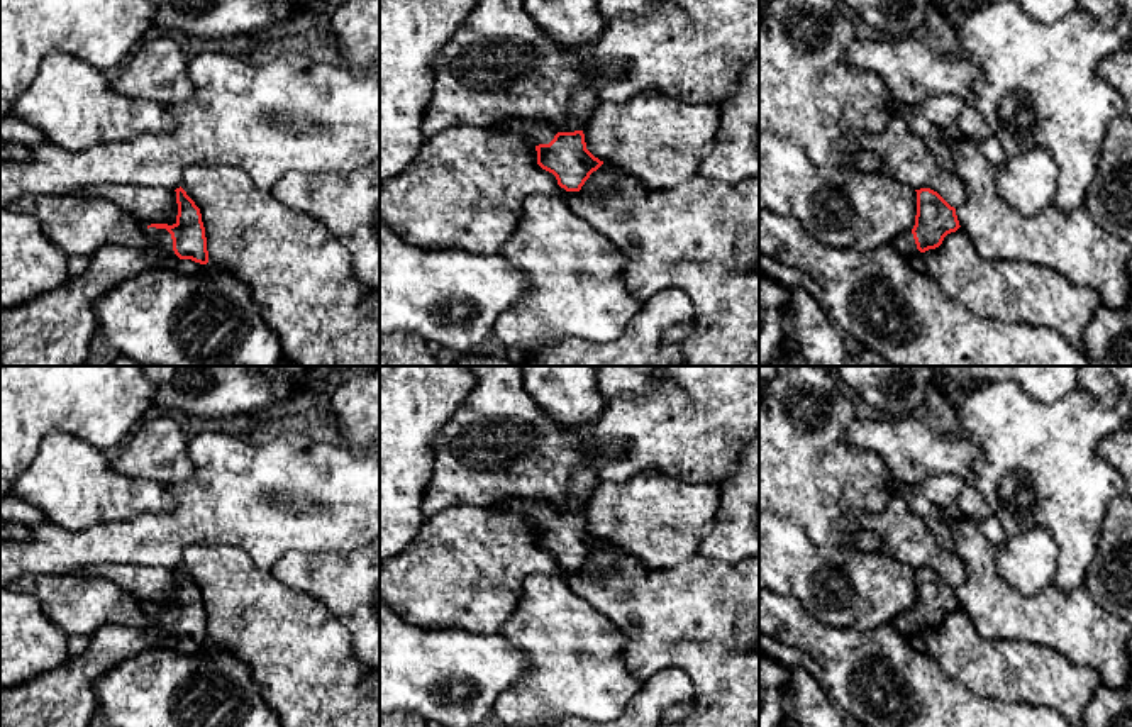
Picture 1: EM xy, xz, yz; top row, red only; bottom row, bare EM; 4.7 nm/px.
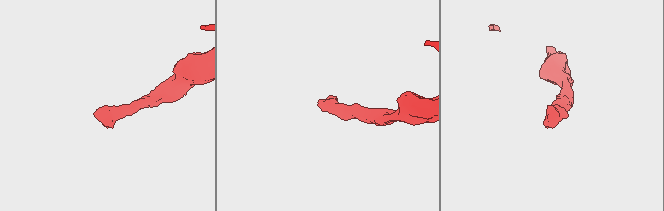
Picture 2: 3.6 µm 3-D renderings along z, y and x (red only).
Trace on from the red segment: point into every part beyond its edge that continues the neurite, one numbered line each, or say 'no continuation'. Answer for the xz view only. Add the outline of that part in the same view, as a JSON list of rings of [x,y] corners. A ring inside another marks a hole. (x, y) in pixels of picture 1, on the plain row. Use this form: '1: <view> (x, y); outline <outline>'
1: xz (538, 512); outline [[[532,498],[502,500],[493,508],[503,513],[522,515],[535,525],[549,524],[556,515],[556,508],[551,503]]]

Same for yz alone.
1: yz (905, 624); outline [[[912,612],[900,613],[891,624],[912,647],[925,651],[924,632],[917,629]]]

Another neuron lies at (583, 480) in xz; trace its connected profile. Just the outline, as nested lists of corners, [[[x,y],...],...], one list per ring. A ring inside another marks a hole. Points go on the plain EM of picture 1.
[[[581,466],[573,471],[568,491],[574,503],[588,502],[597,488],[597,473],[591,468]]]

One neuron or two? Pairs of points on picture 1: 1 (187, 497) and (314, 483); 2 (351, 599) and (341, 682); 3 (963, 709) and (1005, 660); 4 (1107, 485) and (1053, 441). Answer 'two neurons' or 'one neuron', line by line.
1: one neuron
2: two neurons
3: two neurons
4: one neuron

